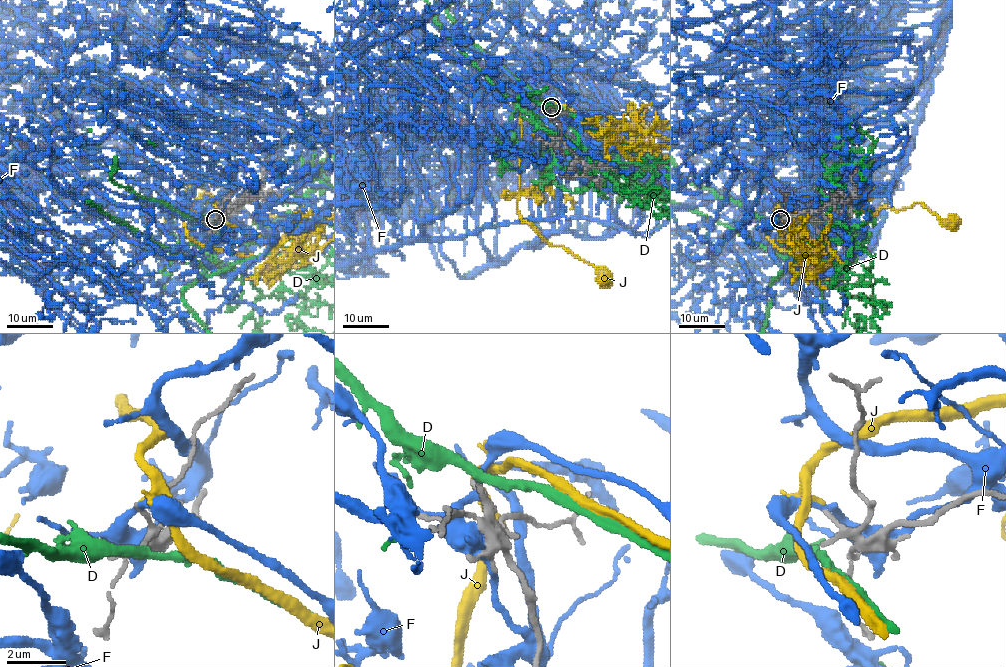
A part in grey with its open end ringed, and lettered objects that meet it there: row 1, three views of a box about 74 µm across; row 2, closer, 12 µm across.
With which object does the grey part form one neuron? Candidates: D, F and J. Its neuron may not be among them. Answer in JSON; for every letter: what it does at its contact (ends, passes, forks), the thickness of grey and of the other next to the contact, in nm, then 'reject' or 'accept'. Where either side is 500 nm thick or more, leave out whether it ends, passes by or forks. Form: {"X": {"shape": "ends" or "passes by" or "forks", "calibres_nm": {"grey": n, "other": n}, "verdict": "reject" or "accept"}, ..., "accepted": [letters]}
{"D": {"shape": "passes by", "calibres_nm": {"grey": 130, "other": 320}, "verdict": "accept"}, "F": {"shape": "passes by", "calibres_nm": {"grey": 100, "other": 240}, "verdict": "reject"}, "J": {"shape": "forks", "calibres_nm": {"grey": 130, "other": 140}, "verdict": "reject"}, "accepted": ["D"]}

